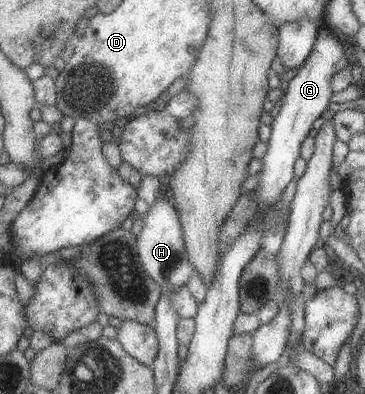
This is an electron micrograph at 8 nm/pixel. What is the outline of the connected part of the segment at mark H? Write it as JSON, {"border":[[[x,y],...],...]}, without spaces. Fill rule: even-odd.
{"border":[[[161,196],[157,198],[143,215],[139,216],[143,222],[142,230],[136,237],[136,250],[143,271],[162,290],[169,286],[183,286],[187,281],[192,265],[187,259],[183,245],[182,227],[175,209],[169,208],[167,200]]]}

